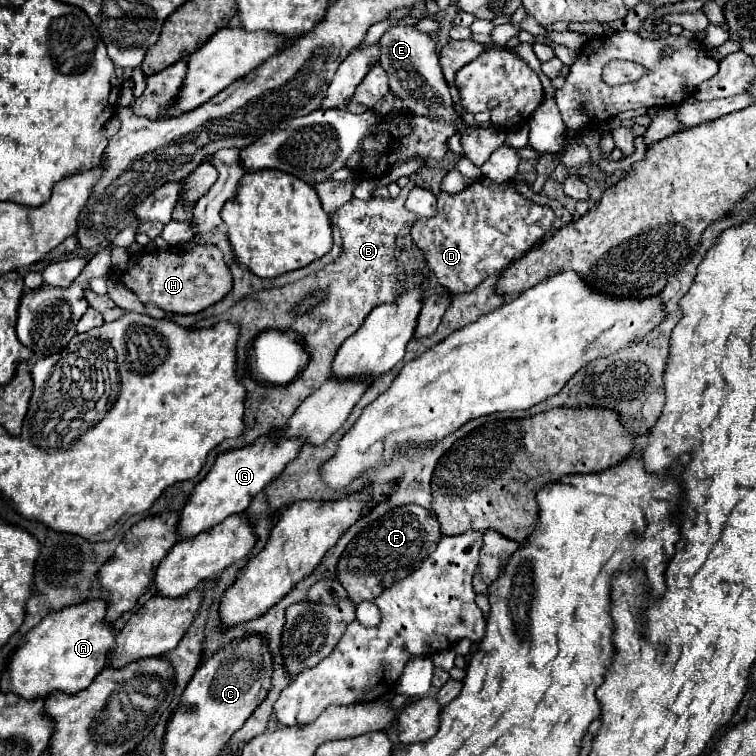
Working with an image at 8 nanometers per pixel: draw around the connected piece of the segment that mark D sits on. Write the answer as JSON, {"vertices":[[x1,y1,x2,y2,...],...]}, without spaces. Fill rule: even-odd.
{"vertices":[[482,177,456,195,442,191,438,195,438,213,430,219,416,221,412,225,412,239,414,245,426,255,428,267,438,277,442,287,458,295,476,289,486,277,502,273,506,265,522,257,522,253,526,253,534,243,544,239,550,233,552,223,554,211,550,207,540,207,536,203,526,201,520,193,516,193,516,189,510,183,494,183,488,177]]}

